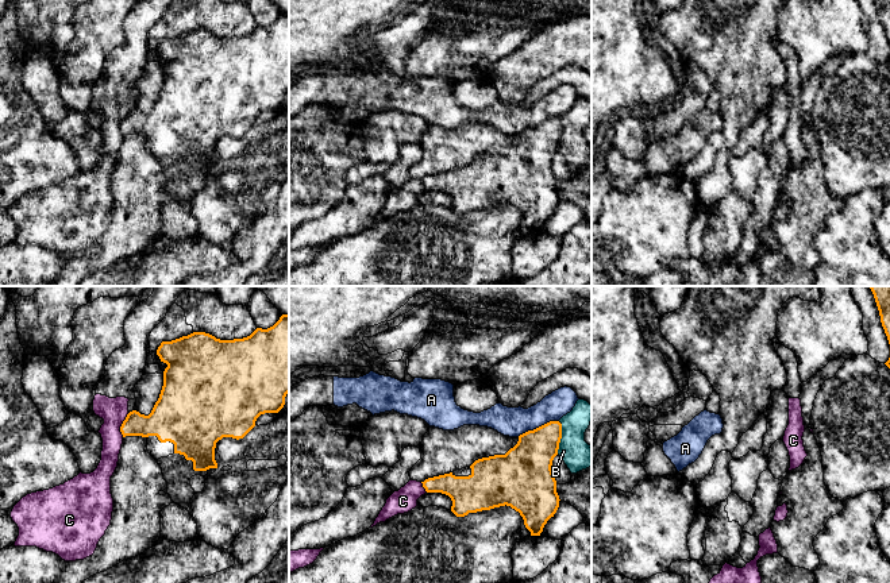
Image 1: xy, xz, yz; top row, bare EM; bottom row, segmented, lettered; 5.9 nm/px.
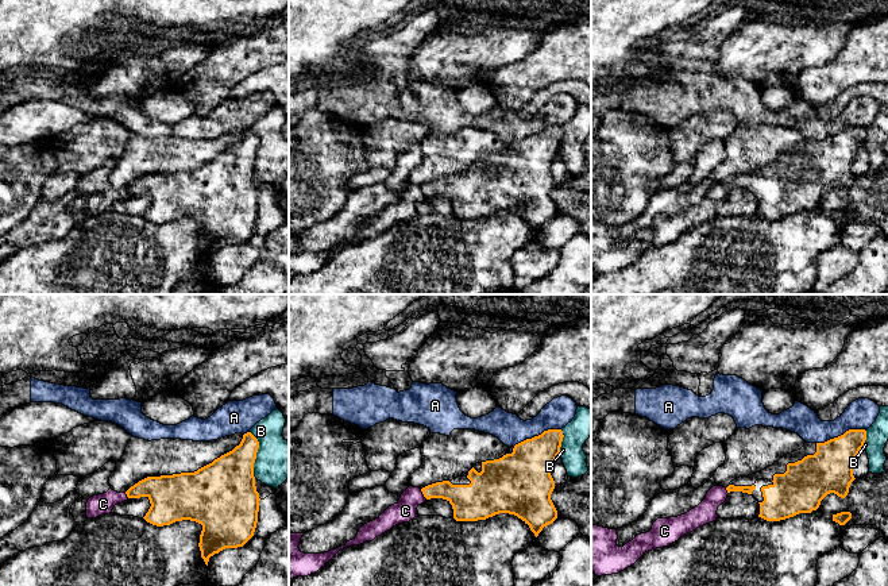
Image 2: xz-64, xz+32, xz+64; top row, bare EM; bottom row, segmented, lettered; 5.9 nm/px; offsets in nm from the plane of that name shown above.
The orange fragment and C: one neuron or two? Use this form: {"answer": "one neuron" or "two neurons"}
{"answer": "two neurons"}

